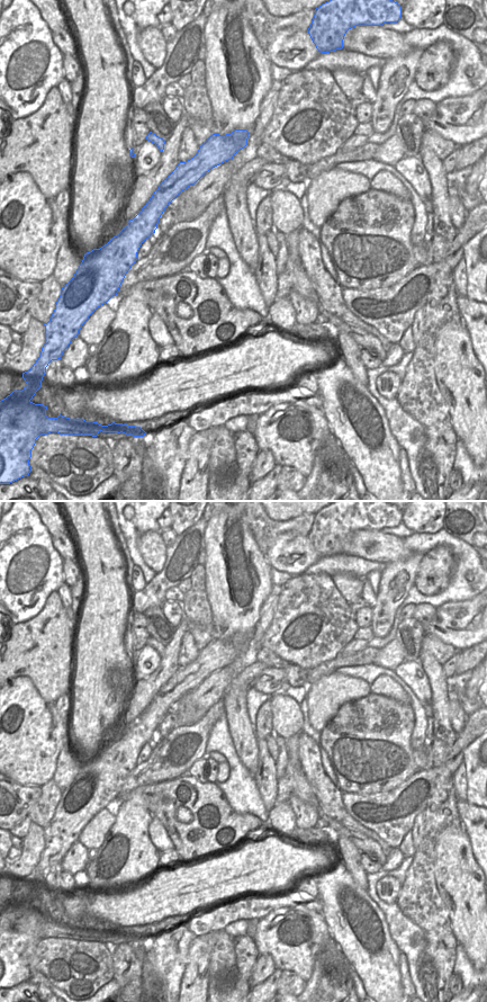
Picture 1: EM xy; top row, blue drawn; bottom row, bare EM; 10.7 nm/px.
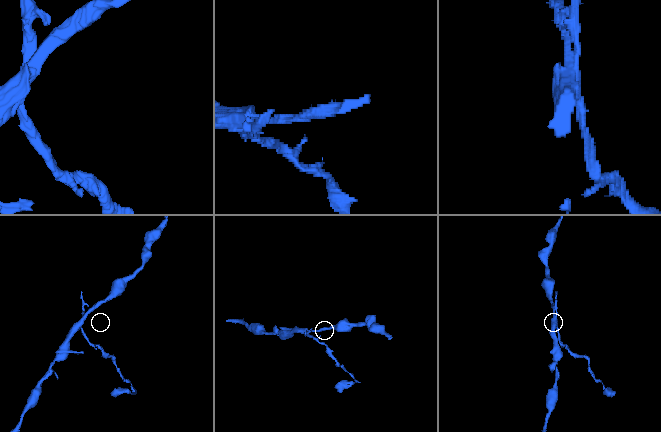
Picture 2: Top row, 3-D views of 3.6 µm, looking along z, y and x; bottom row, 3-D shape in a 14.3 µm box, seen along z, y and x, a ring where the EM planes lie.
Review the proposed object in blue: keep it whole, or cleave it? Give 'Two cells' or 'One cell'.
One cell.

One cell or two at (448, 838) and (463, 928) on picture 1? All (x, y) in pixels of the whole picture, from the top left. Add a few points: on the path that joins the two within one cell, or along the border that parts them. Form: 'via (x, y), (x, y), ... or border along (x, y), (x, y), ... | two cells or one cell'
via (454, 860), (454, 867), (463, 891), (463, 905) | one cell

